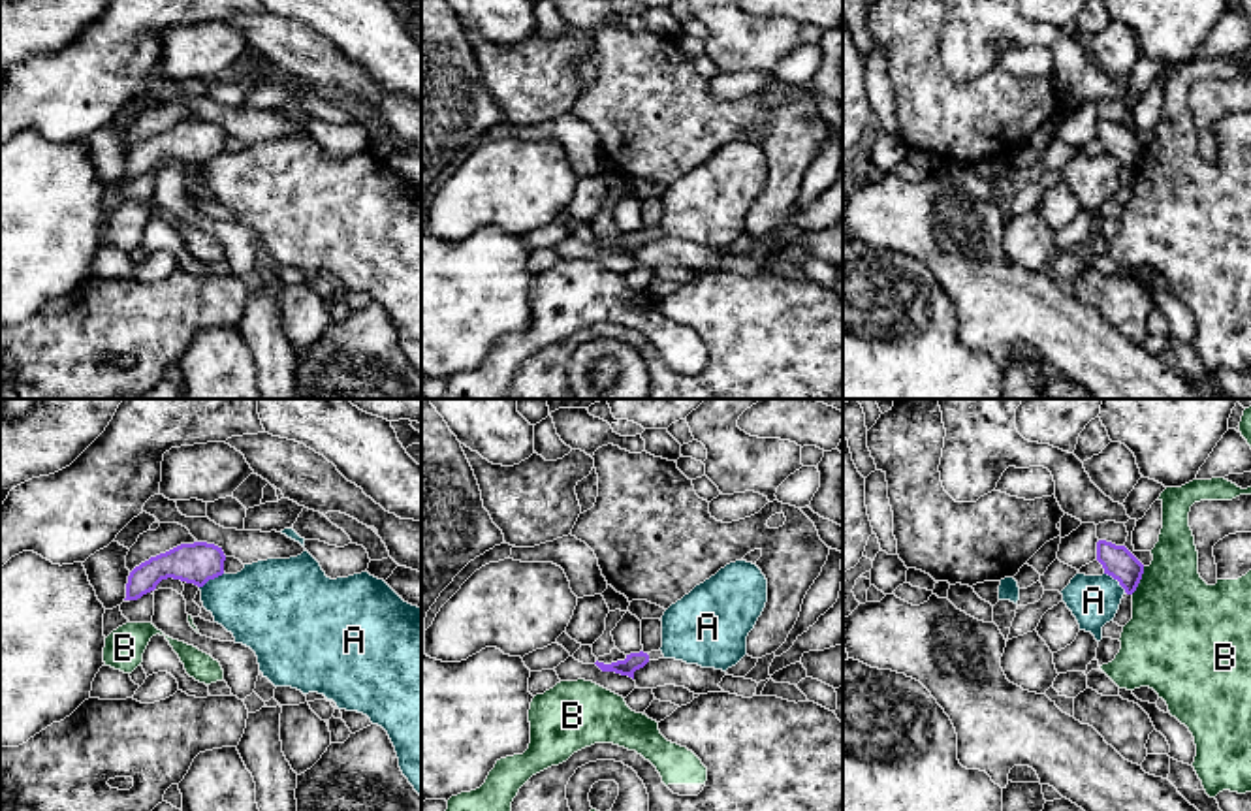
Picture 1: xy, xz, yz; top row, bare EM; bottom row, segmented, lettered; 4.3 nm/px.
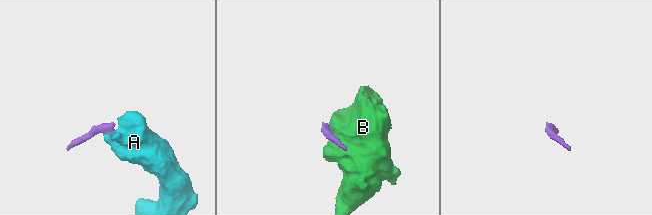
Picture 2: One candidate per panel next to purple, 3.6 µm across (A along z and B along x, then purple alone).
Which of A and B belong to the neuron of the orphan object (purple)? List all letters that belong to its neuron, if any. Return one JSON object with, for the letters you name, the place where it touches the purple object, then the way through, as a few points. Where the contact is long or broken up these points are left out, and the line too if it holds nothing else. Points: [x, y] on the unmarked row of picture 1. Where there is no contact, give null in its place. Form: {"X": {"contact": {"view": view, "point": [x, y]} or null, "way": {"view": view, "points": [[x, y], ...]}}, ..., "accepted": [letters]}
{"accepted": []}

